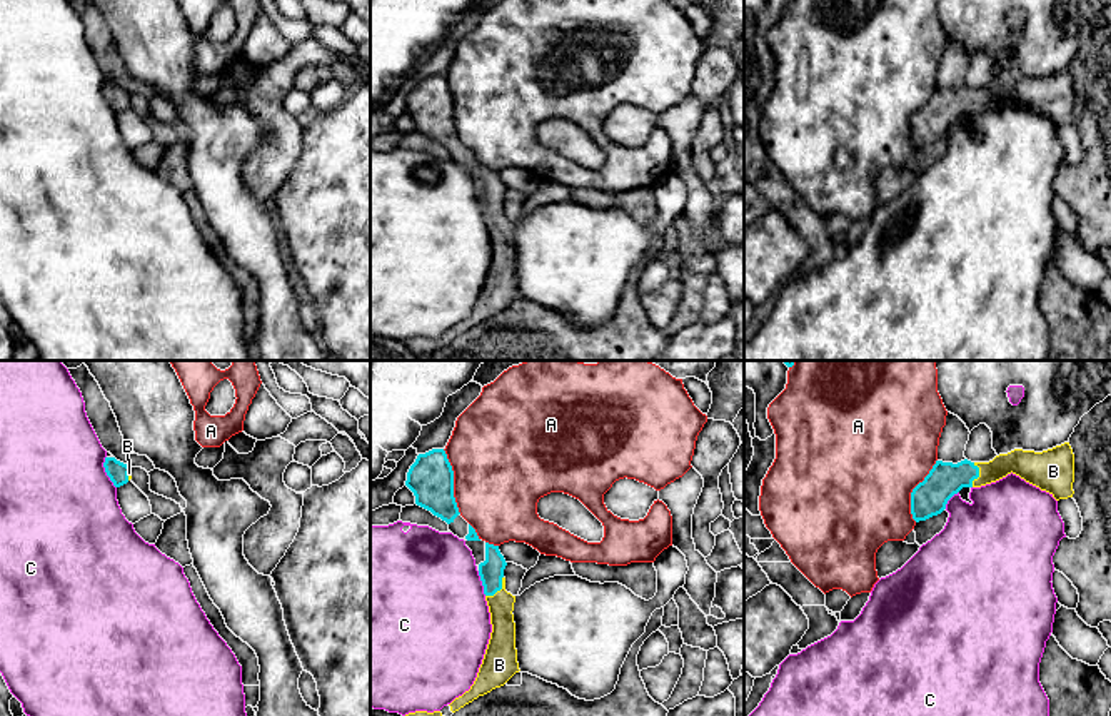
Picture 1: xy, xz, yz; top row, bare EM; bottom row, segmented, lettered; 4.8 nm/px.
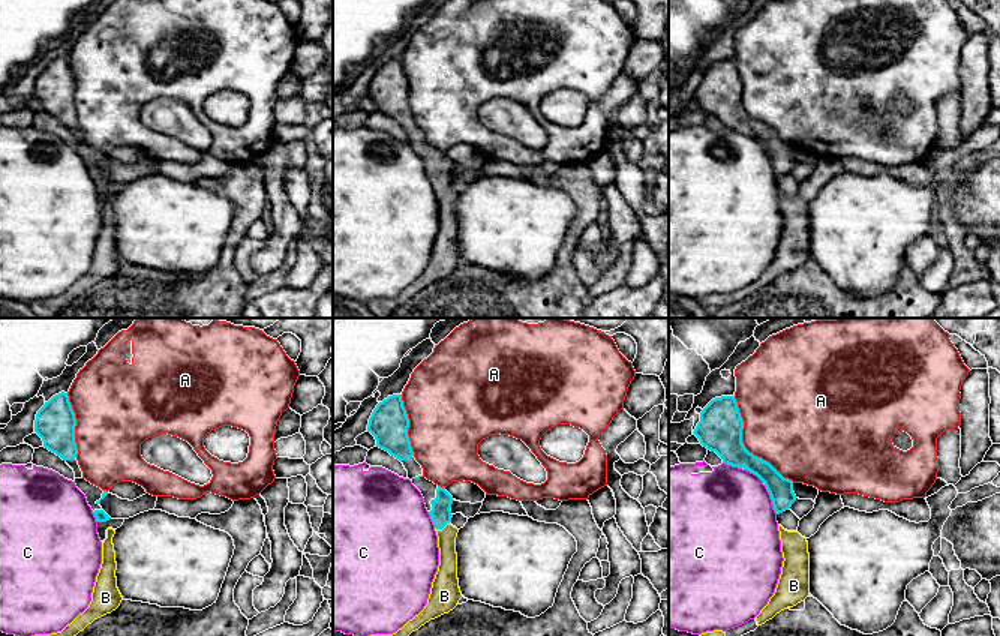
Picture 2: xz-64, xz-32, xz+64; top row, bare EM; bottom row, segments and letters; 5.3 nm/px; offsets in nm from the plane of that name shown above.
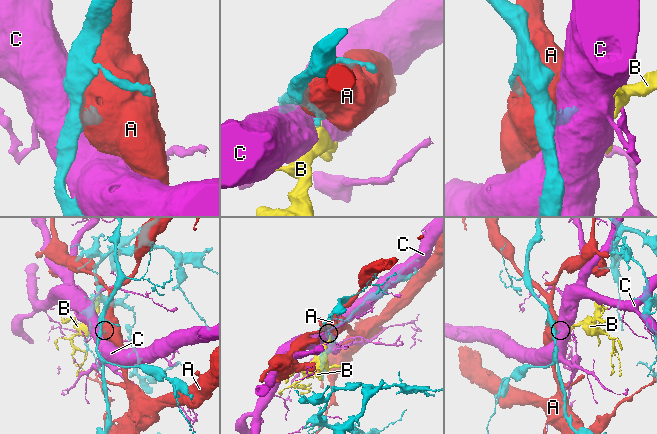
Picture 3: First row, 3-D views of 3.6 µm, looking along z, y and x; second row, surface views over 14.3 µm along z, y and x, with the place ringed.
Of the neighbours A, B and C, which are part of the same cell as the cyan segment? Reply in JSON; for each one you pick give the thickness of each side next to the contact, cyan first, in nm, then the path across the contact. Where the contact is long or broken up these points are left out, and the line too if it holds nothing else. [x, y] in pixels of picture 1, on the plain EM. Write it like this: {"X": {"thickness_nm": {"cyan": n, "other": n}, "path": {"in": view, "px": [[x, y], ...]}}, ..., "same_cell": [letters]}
{"B": {"thickness_nm": {"cyan": 120, "other": 130}, "path": {"in": "xz", "px": [[491, 197], [492, 207], [499, 216], [502, 264]]}}, "same_cell": ["B"]}

